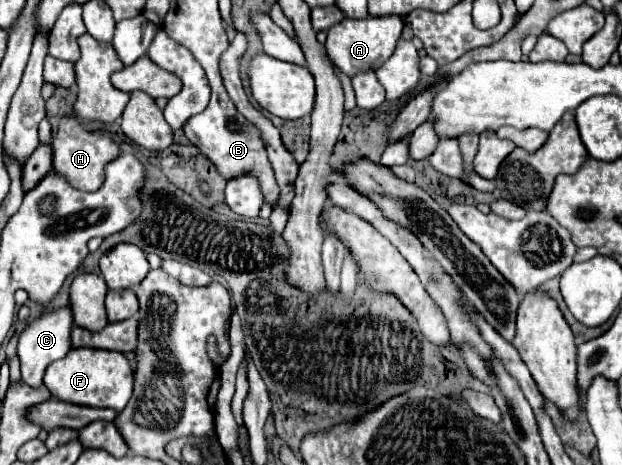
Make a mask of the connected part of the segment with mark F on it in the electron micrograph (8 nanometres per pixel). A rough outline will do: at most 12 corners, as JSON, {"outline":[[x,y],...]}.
{"outline":[[80,347],[46,367],[60,401],[122,411],[134,373],[124,353]]}

